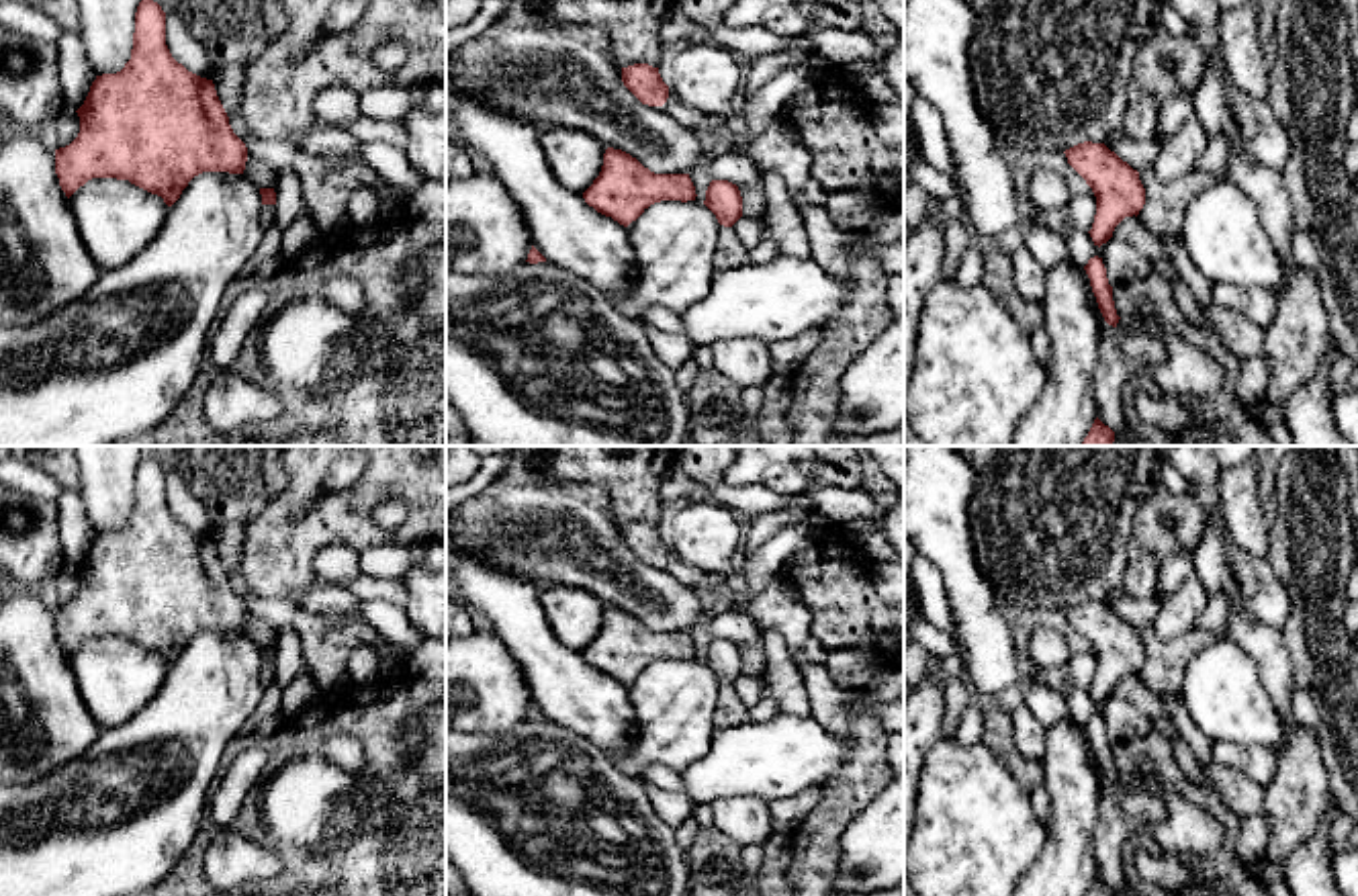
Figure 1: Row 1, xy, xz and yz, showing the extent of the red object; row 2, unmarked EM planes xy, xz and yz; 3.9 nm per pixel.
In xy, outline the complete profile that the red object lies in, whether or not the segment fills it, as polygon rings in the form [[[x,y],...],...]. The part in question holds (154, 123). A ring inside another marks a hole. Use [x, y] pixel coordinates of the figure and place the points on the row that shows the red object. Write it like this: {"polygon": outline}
{"polygon": [[[141,0],[131,59],[90,86],[78,137],[55,149],[70,198],[92,178],[117,178],[172,207],[202,172],[243,174],[245,143],[233,133],[213,80],[178,63],[166,45],[166,12]]]}

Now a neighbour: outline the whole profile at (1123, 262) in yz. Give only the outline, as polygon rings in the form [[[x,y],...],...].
[[[1078,227],[1063,231],[1061,237],[1074,264],[1084,268],[1090,258],[1098,256],[1106,268],[1111,286],[1127,284],[1137,288],[1137,284],[1153,270],[1151,262],[1121,237],[1113,235],[1100,248],[1092,241],[1088,231]]]

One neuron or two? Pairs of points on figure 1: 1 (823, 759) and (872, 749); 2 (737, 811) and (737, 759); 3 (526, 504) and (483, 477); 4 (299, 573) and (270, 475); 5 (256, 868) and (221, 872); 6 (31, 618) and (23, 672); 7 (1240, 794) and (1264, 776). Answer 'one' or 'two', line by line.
1: two
2: two
3: two
4: two
5: one
6: one
7: two

